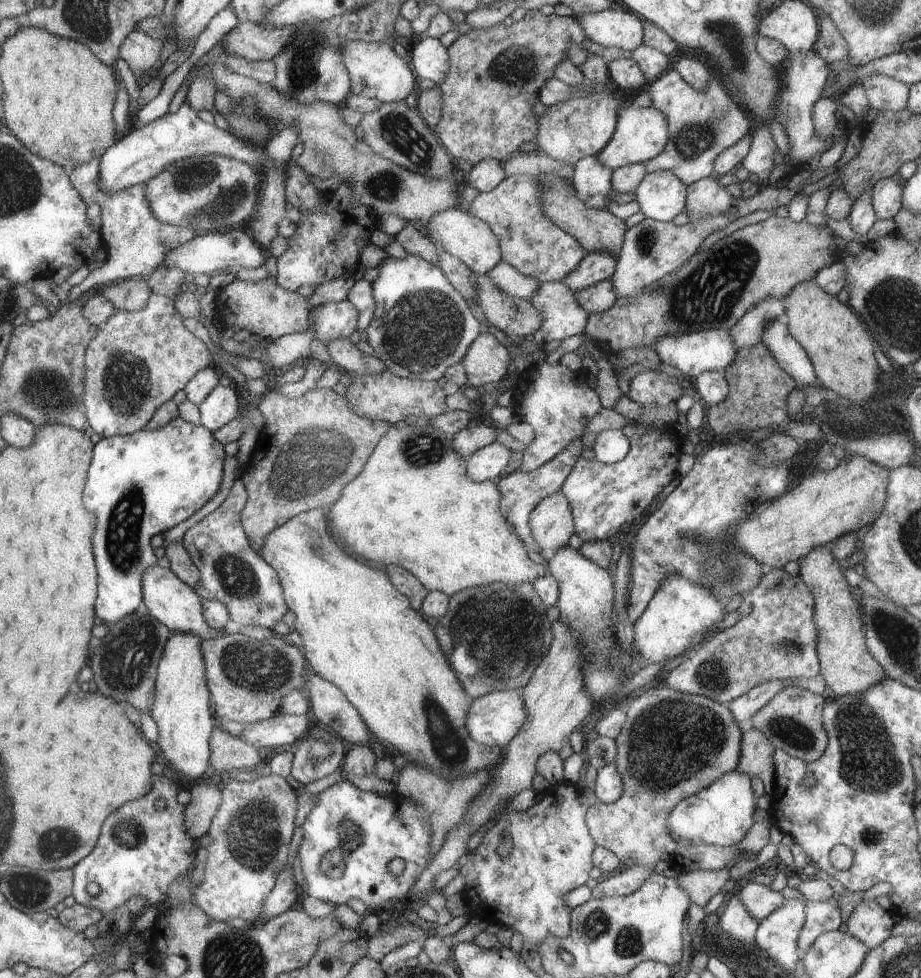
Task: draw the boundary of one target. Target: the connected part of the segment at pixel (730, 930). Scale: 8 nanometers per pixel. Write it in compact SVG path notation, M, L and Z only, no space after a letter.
M732 896L726 902L726 908L722 914L720 913L718 924L730 938L734 938L746 946L755 942L759 921L748 914L748 910L742 906L738 896Z

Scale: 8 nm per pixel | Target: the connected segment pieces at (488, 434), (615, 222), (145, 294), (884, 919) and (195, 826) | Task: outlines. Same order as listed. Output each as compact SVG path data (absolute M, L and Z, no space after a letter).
M476 426L464 428L456 434L452 434L453 449L462 456L462 458L468 458L474 452L485 448L491 443L496 441L497 428L492 426Z
M540 174L538 176L538 184L540 184L540 206L542 212L556 225L558 228L564 229L570 236L577 238L585 253L590 252L608 252L614 257L620 254L620 248L625 241L625 233L628 226L624 221L620 220L608 210L598 210L589 208L580 198L574 189L573 182L564 180L556 174Z
M140 277L130 278L112 286L104 286L100 294L112 302L114 307L124 311L142 310L153 294L146 279Z
M863 901L856 906L848 921L848 933L874 949L890 939L895 926L894 918L875 901Z
M198 782L190 790L192 800L186 805L186 832L198 842L209 834L214 816L222 805L221 788L214 782Z

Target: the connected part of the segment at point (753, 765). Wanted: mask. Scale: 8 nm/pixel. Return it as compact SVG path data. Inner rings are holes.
M754 728L743 732L741 737L741 759L738 762L737 772L748 774L750 778L760 778L764 784L765 794L774 794L777 788L775 781L774 752L776 748L762 734Z

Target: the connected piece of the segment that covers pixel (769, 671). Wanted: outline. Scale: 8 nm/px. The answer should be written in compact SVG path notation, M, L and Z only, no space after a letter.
M772 568L761 576L758 586L744 596L736 624L716 634L712 640L706 640L695 650L690 659L664 674L659 683L671 690L685 694L701 695L705 698L728 704L746 695L746 692L760 684L772 680L786 681L788 678L813 678L821 671L818 659L818 626L814 624L814 596L810 593L804 578L792 576L783 569Z

